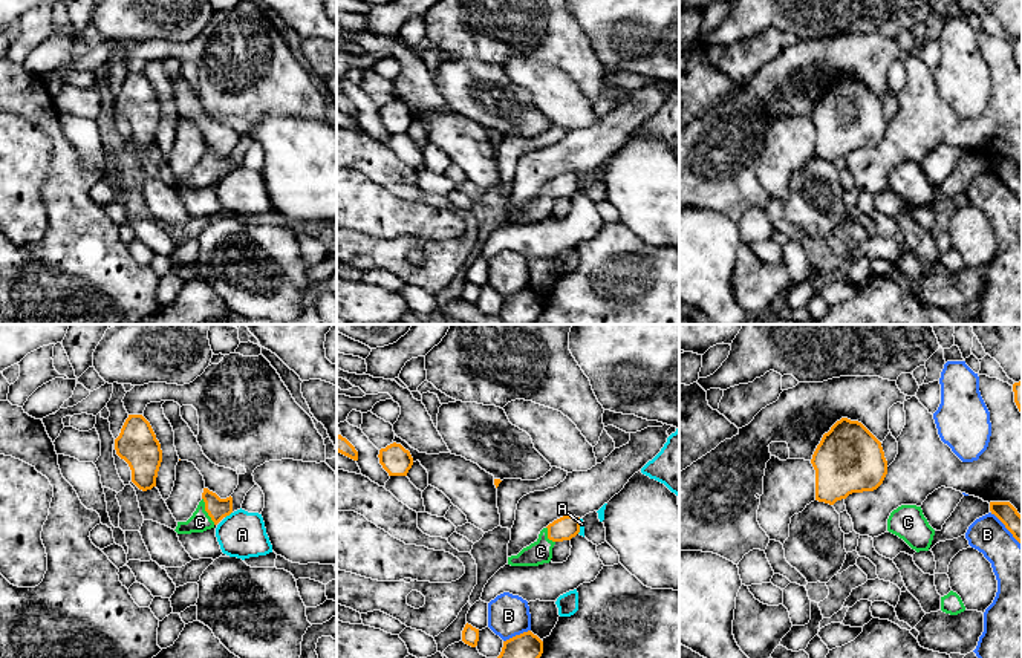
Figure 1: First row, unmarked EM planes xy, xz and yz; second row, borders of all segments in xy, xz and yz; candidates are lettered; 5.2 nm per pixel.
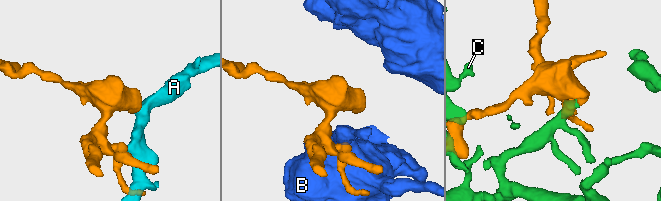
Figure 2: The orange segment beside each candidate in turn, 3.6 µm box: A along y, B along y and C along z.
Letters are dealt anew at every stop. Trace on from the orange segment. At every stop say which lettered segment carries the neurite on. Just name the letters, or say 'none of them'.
C

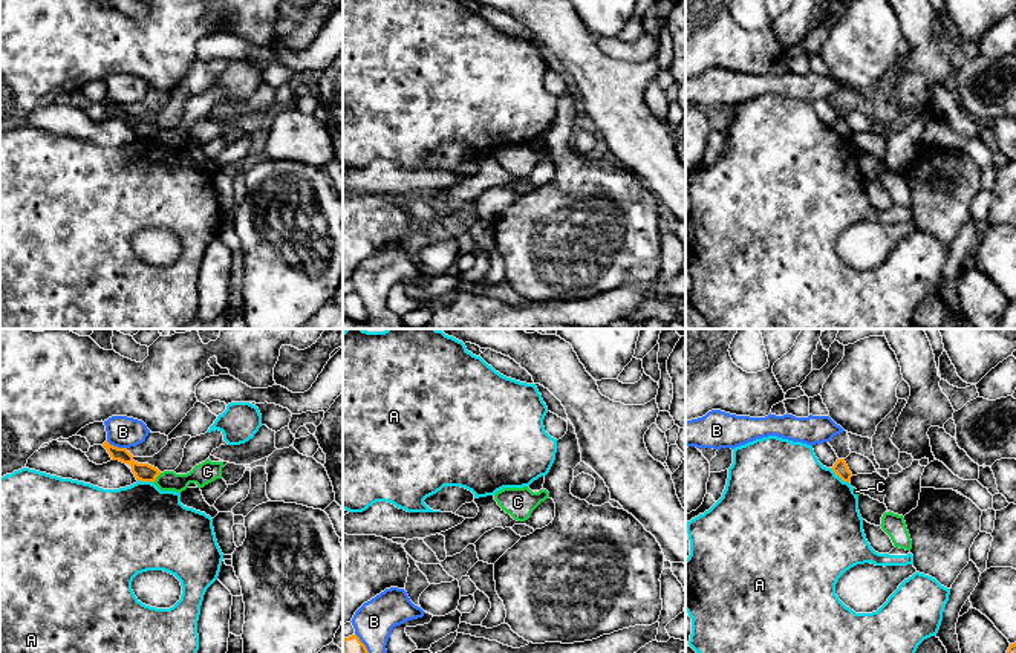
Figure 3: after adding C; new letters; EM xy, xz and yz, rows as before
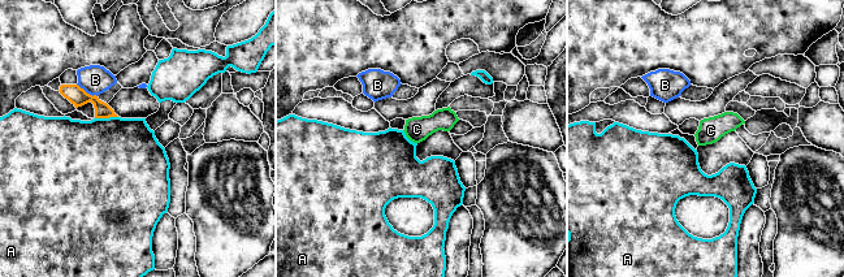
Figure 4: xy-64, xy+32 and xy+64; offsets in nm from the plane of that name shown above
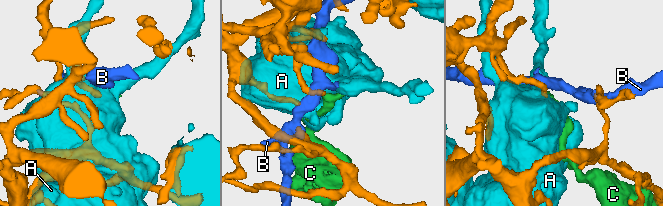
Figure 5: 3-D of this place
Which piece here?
none of them

